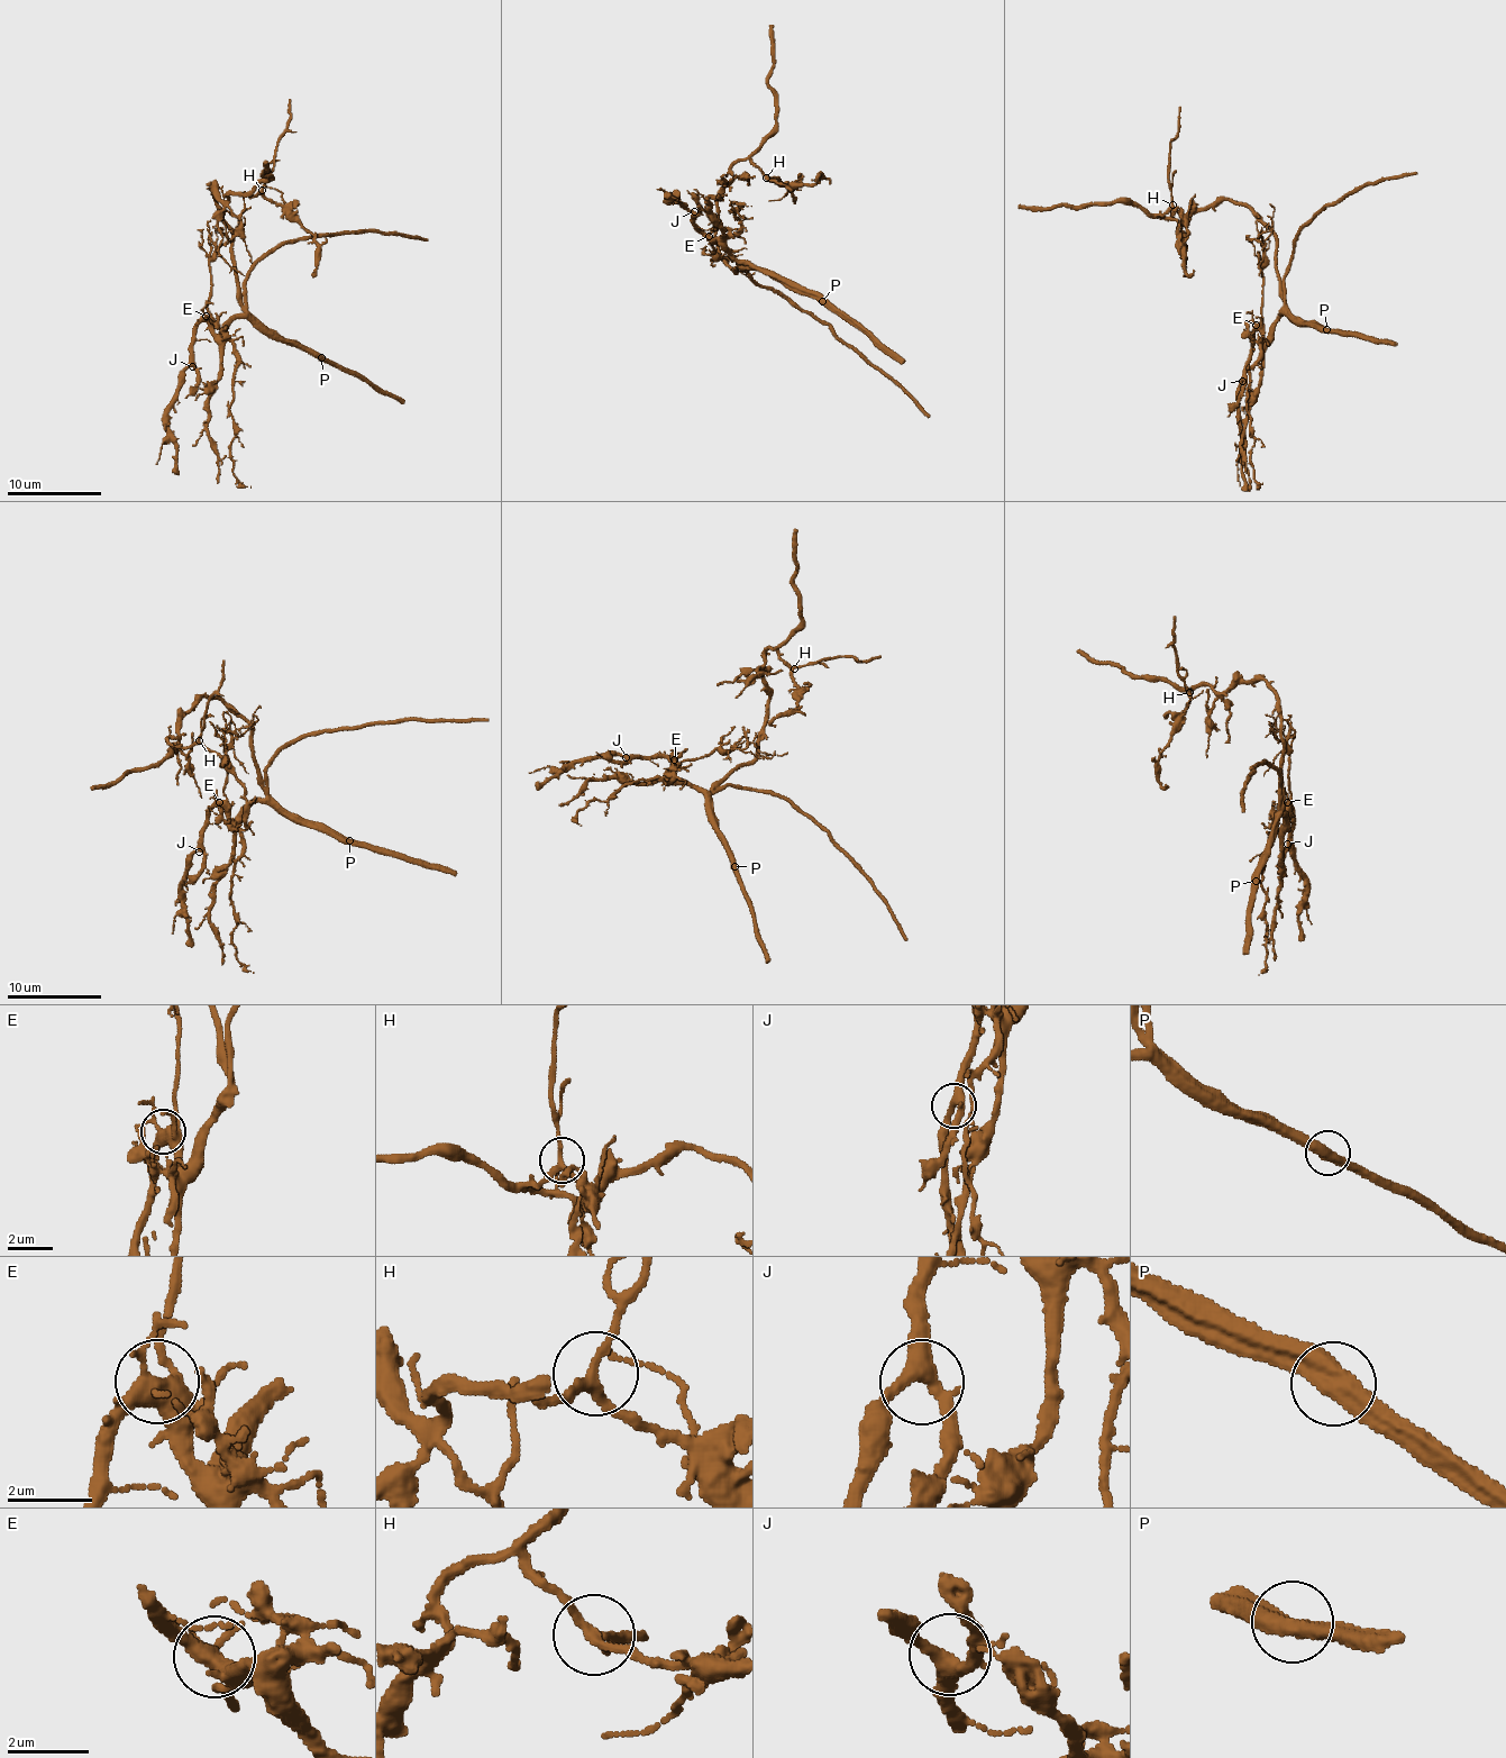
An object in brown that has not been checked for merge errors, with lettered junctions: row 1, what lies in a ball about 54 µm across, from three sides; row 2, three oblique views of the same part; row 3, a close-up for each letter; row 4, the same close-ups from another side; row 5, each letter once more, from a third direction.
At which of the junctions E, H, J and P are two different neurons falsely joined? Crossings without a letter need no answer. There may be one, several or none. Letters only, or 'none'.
P

